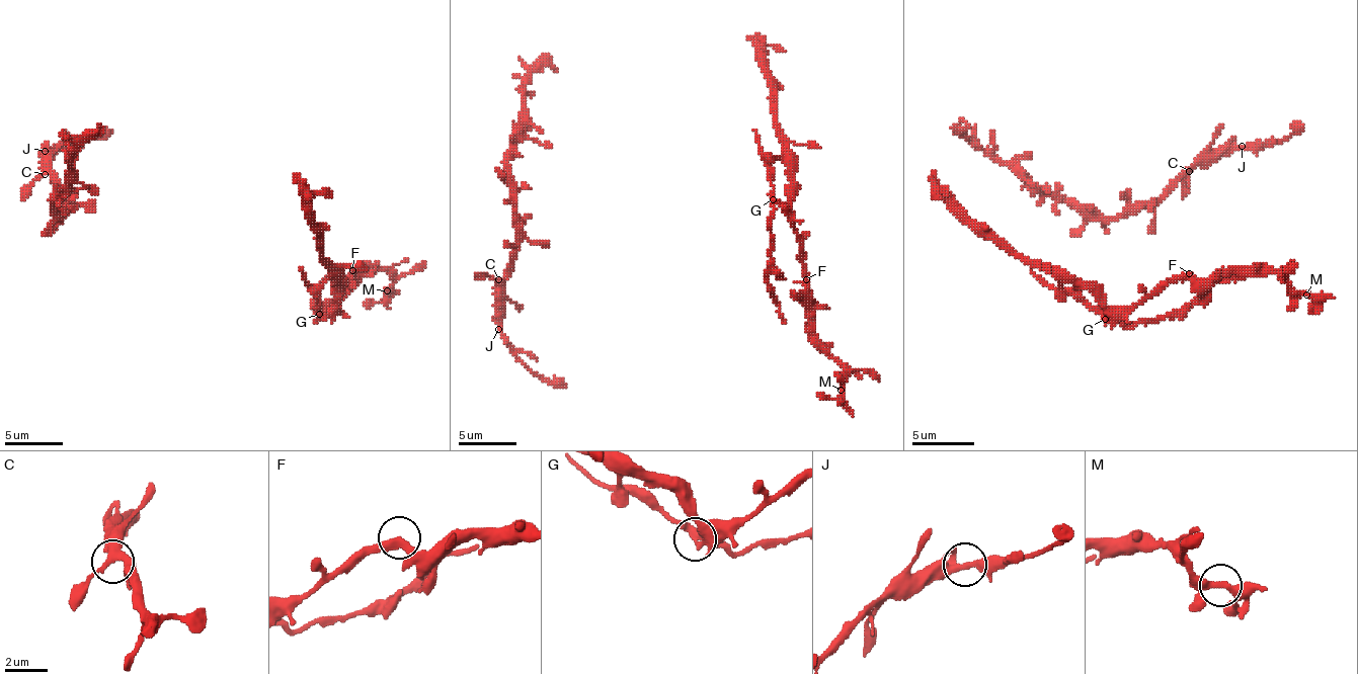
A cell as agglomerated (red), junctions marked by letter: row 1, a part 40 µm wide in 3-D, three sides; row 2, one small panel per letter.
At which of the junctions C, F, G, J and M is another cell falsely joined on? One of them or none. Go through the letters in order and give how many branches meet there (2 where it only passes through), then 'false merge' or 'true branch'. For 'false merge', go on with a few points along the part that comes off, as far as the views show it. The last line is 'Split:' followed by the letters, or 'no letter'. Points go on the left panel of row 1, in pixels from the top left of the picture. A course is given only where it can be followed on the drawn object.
C: 3 | true branch
F: 2 | true branch
G: 3 | false merge | (320, 314), (317, 320), (314, 309), (317, 287), (331, 273)
J: 3 | true branch
M: 3 | true branch
Split: G

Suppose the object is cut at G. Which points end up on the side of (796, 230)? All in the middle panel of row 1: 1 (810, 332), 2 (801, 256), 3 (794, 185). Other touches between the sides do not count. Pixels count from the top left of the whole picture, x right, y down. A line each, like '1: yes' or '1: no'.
1: yes
2: yes
3: yes

